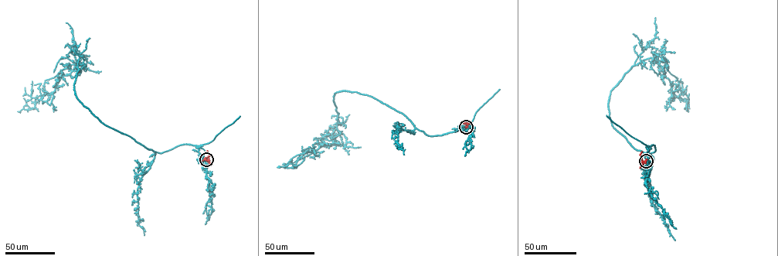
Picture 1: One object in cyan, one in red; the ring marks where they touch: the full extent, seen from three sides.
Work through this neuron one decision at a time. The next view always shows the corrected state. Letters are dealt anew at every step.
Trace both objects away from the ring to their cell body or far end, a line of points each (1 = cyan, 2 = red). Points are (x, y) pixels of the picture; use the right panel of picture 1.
1: (646, 161), (654, 145), (637, 151), (613, 126), (611, 90), (652, 58), (670, 98), (687, 99), (689, 108)
2: (646, 161), (640, 160), (642, 151)

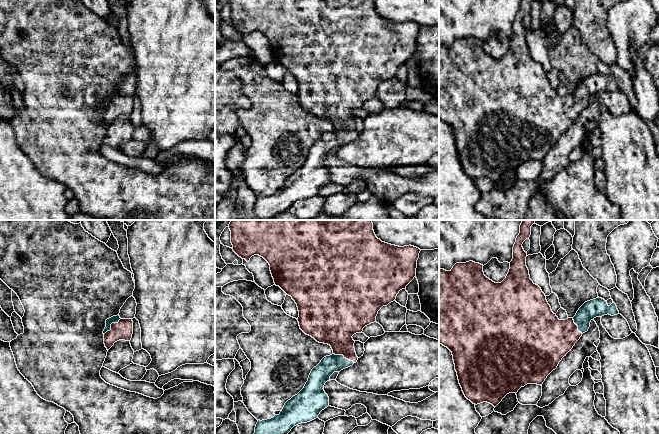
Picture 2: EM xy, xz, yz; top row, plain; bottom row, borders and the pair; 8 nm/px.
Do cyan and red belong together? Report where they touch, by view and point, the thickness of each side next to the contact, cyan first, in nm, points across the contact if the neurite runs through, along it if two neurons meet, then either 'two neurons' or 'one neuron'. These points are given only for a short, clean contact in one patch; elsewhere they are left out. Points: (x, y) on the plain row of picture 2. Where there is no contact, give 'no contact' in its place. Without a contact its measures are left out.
xy (110, 101) | 60/160 nm | across xy (115, 95), (110, 101), (123, 106) | one neuron

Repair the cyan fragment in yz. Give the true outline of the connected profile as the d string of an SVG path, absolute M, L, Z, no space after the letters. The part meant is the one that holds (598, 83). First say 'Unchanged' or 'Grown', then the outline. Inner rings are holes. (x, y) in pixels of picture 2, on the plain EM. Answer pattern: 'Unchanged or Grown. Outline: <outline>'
Grown. Outline: M520 1L520 9L513 23L510 45L501 59L495 59L487 54L483 48L483 41L473 37L456 39L450 47L439 45L439 120L452 128L462 167L475 181L487 178L496 183L507 170L517 169L527 160L542 161L582 110L588 107L590 98L594 94L619 90L611 74L605 77L598 73L585 78L573 94L558 95L541 64L530 55L526 42L527 29L522 20L529 15L532 1Z

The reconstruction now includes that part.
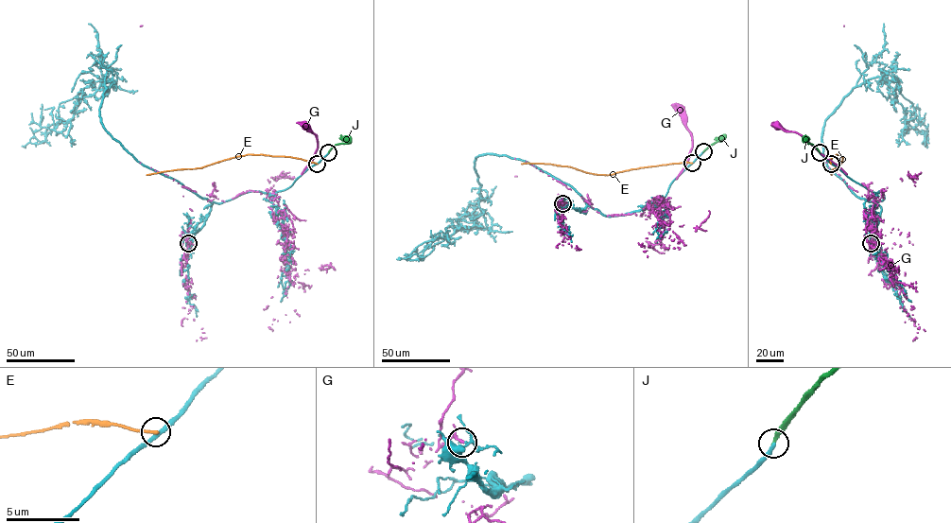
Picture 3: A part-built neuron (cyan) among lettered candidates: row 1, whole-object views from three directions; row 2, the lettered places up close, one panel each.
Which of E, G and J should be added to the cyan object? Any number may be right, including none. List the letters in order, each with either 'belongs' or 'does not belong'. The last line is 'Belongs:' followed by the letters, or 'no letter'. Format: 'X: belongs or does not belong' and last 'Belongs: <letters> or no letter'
E: does not belong
G: does not belong
J: belongs
Belongs: J

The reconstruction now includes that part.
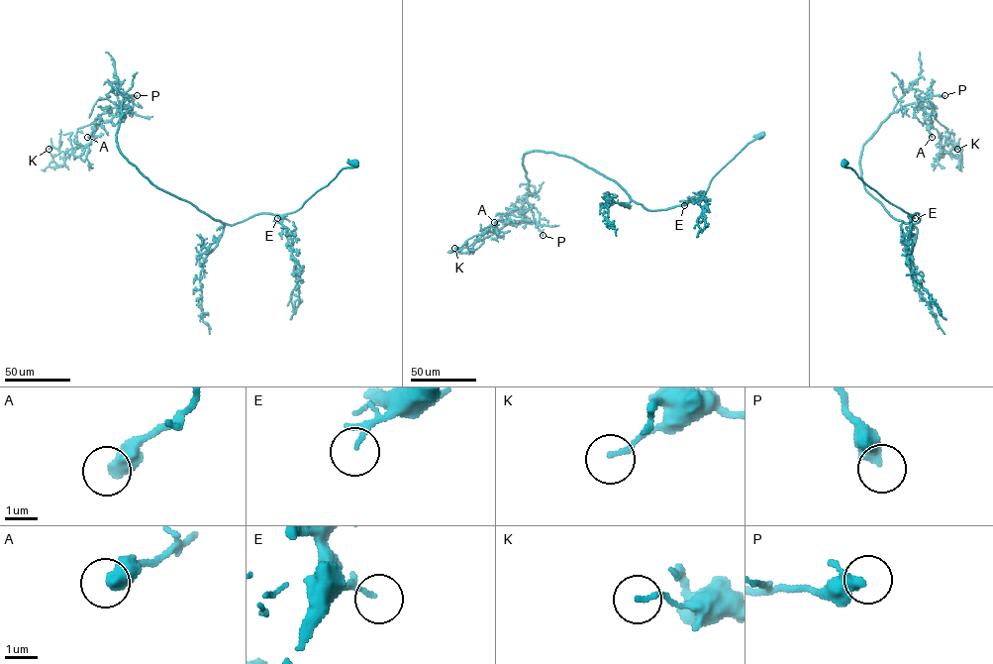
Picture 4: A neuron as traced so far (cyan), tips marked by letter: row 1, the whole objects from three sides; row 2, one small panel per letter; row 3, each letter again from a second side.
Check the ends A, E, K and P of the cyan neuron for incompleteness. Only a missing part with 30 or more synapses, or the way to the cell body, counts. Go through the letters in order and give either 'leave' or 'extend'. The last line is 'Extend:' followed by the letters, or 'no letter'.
A: leave
E: leave
K: leave
P: leave
Extend: no letter

